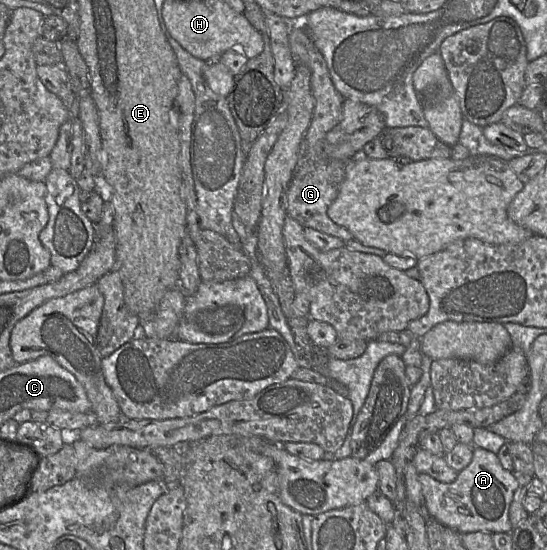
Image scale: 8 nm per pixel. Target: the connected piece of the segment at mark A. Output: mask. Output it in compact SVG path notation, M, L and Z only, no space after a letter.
M474 447L471 462L458 472L455 481L442 483L425 473L418 474L418 480L422 487L427 516L435 519L440 524L461 534L477 531L491 534L511 533L513 530L509 520L509 508L518 481L514 472L507 471L502 467L497 454L483 448Z

